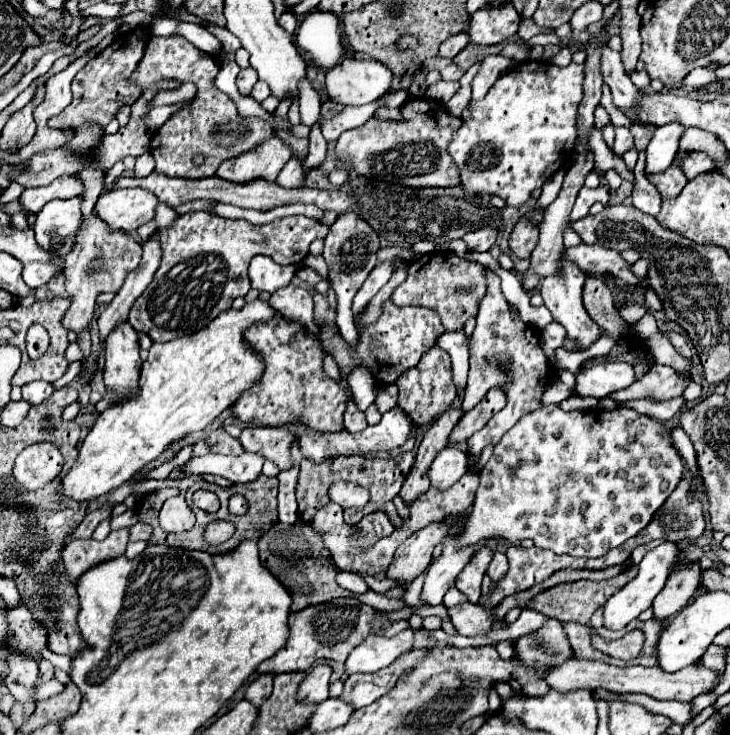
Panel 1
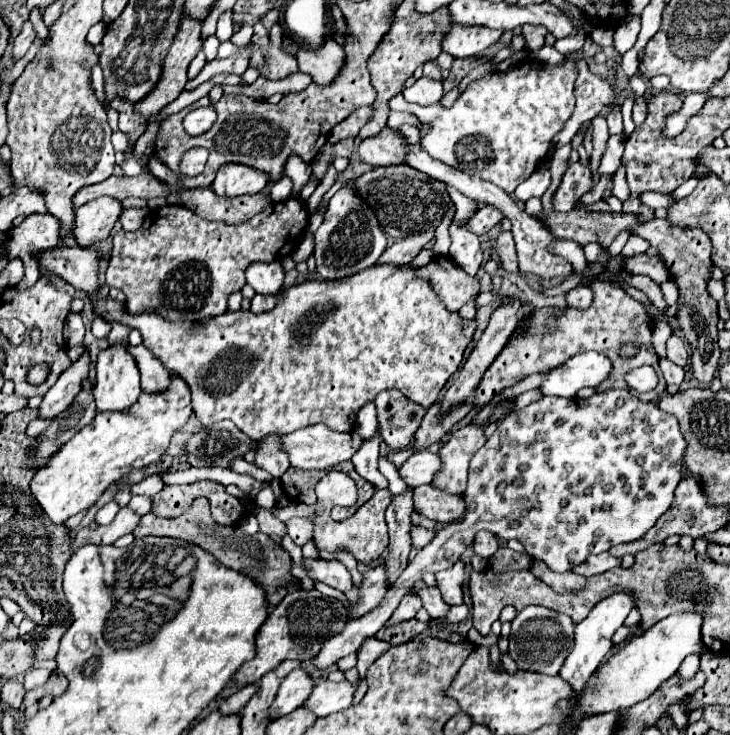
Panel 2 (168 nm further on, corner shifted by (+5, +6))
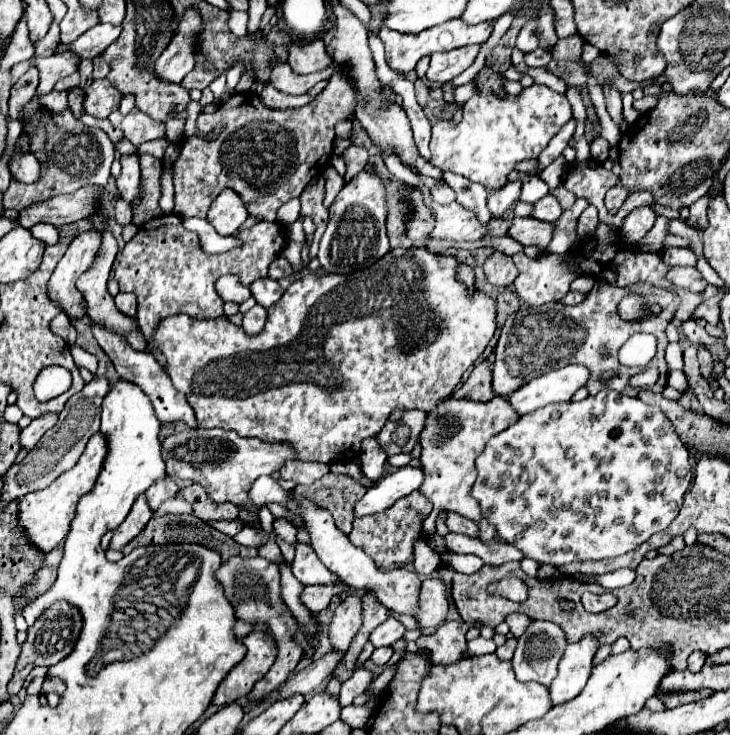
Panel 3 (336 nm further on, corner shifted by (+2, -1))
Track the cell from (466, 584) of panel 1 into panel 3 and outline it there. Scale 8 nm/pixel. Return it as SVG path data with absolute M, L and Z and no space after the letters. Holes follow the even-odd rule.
M426 578L420 588L418 610L414 618L418 620L420 628L438 626L446 620L448 614L448 600L446 600L446 586L438 578Z

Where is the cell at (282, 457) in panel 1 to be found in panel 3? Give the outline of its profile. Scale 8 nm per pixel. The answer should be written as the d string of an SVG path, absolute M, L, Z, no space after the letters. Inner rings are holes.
M290 460L280 469L285 480L293 480L297 484L310 485L329 472L329 465L319 462Z

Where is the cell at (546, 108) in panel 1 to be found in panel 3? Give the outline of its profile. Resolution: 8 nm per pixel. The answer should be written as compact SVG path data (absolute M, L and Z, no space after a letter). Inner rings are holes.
M534 84L524 88L520 96L506 96L504 100L494 94L474 94L464 104L464 116L458 124L454 120L432 120L432 164L462 174L488 190L500 190L506 184L506 174L518 162L538 158L550 138L570 118L572 108L568 98L548 86Z

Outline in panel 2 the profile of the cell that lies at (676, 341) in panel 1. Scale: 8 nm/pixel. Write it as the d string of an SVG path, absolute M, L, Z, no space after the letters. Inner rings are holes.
M677 335L669 337L669 341L667 341L667 359L677 363L677 365L681 365L681 367L687 365L689 351L687 351L687 347L685 347L681 337L677 337Z

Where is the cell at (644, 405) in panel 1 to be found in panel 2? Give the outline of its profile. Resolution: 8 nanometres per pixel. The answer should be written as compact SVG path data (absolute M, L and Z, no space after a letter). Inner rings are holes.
M663 357L659 361L659 369L663 371L663 377L665 377L667 385L671 385L671 383L673 385L681 385L681 381L683 381L683 369L679 365L675 365L667 357Z

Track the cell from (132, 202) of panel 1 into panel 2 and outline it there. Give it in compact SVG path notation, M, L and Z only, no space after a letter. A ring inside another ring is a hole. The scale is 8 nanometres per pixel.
M107 195L79 207L75 211L75 241L81 247L89 247L107 239L113 231L113 225L119 221L123 205L119 199L111 199Z

